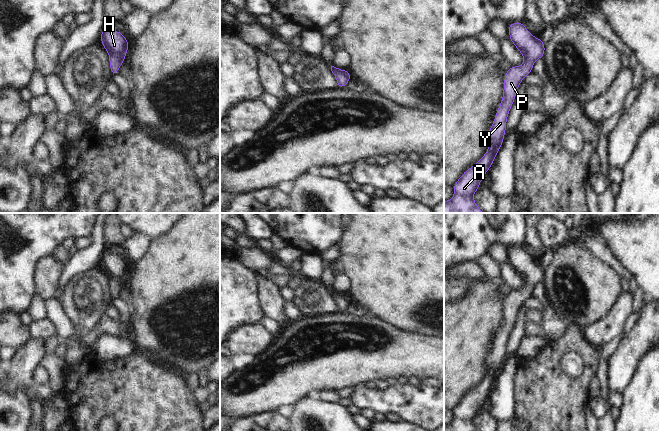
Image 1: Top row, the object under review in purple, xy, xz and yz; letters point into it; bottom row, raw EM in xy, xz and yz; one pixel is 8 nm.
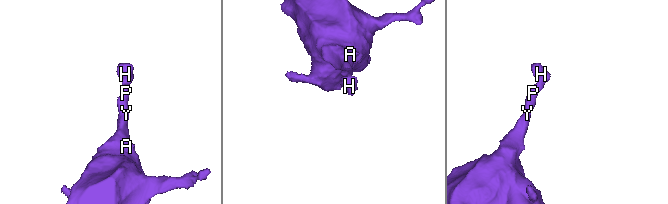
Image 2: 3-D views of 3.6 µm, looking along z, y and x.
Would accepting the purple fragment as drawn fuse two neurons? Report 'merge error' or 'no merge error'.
no merge error

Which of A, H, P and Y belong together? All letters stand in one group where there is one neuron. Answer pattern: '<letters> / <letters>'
A H P Y

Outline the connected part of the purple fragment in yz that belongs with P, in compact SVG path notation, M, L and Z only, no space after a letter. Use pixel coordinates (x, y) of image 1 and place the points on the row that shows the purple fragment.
M523 22L507 24L507 27L509 29L508 38L524 56L524 62L521 66L511 66L506 71L504 76L503 97L494 117L493 124L486 134L486 143L489 149L481 159L472 167L468 168L453 185L454 196L451 200L444 201L444 213L483 213L475 203L473 195L480 188L479 183L491 168L499 149L503 145L503 139L506 133L507 117L515 101L517 89L520 83L528 74L533 72L534 62L539 58L543 58L545 55L545 43L541 41L541 38L534 37L524 26Z

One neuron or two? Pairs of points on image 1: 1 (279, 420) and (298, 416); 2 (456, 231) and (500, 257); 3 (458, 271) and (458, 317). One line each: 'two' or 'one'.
1: two
2: two
3: two

